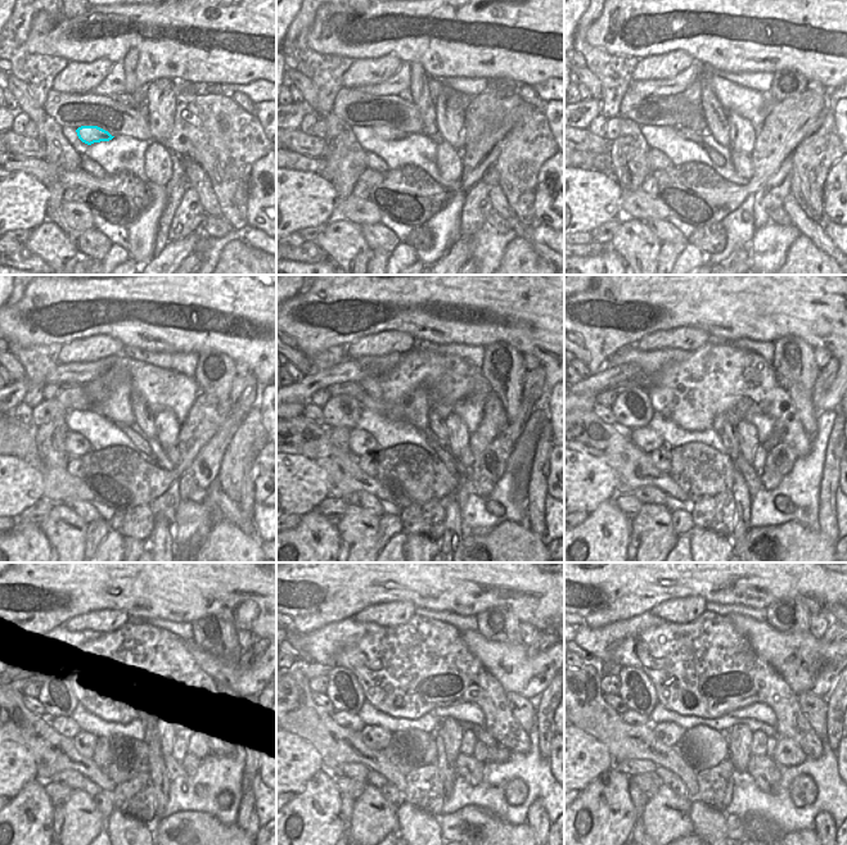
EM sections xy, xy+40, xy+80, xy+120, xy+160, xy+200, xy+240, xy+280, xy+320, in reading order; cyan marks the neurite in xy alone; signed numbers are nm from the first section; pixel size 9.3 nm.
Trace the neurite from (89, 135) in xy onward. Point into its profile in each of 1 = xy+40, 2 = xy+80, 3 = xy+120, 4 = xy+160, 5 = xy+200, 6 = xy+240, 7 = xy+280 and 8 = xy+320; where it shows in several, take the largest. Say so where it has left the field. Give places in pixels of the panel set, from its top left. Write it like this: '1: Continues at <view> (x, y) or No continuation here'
1: Continues at xy+40 (390, 134)
2: Continues at xy+80 (686, 134)
3: Continues at xy+120 (162, 459)
4: Continues at xy+160 (451, 461)
5: Continues at xy+200 (752, 478)
6: Continues at xy+240 (175, 768)
7: Continues at xy+280 (468, 767)
8: Continues at xy+320 (766, 772).

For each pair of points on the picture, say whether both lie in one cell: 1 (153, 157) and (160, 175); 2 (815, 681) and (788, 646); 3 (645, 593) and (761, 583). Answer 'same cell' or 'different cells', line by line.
1: same cell
2: same cell
3: same cell

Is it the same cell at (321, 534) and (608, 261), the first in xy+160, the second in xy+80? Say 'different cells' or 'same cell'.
same cell

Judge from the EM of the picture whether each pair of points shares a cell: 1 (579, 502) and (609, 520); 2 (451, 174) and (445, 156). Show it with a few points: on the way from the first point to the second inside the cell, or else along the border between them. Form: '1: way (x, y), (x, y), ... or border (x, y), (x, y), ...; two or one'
1: border (612, 497), (603, 501), (589, 514); two
2: way (451, 170), (449, 159); one

